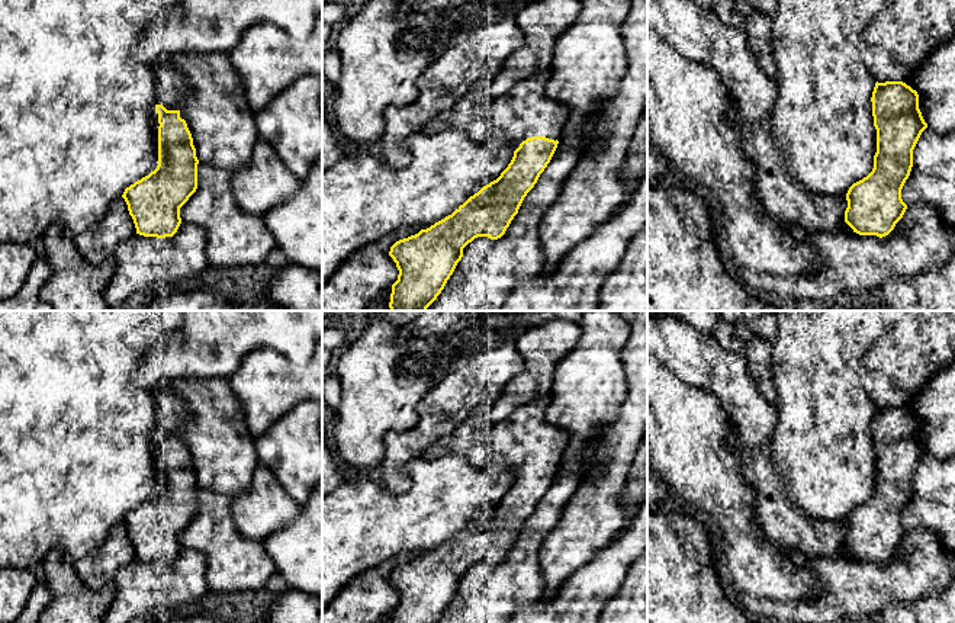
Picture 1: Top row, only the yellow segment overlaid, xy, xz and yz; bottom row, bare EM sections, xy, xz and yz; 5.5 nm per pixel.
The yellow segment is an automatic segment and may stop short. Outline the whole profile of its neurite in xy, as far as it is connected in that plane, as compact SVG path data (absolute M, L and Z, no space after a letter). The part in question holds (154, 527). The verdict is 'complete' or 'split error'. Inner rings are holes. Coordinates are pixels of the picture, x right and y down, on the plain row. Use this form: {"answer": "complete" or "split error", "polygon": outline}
{"answer": "complete", "polygon": "M155 430L158 439L158 491L125 514L122 523L136 559L173 562L180 549L180 533L197 514L196 473L180 436Z"}

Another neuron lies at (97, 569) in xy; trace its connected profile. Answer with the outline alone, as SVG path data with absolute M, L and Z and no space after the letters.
M123 523L112 527L103 545L91 555L74 561L74 568L83 582L90 588L112 584L115 574L136 559L132 542Z

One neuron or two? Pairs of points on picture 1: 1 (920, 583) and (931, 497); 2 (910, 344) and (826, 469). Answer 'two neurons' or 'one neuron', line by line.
1: two neurons
2: two neurons

